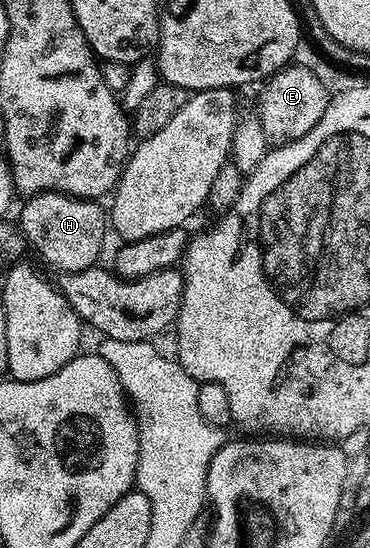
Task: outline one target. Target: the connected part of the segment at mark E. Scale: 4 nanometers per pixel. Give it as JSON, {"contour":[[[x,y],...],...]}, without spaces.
{"contour":[[[297,65],[285,66],[260,87],[261,99],[257,102],[255,113],[263,124],[263,136],[267,136],[273,146],[282,146],[285,142],[299,140],[299,136],[307,136],[307,132],[323,120],[323,112],[331,97],[331,90],[321,83],[315,71]]]}

